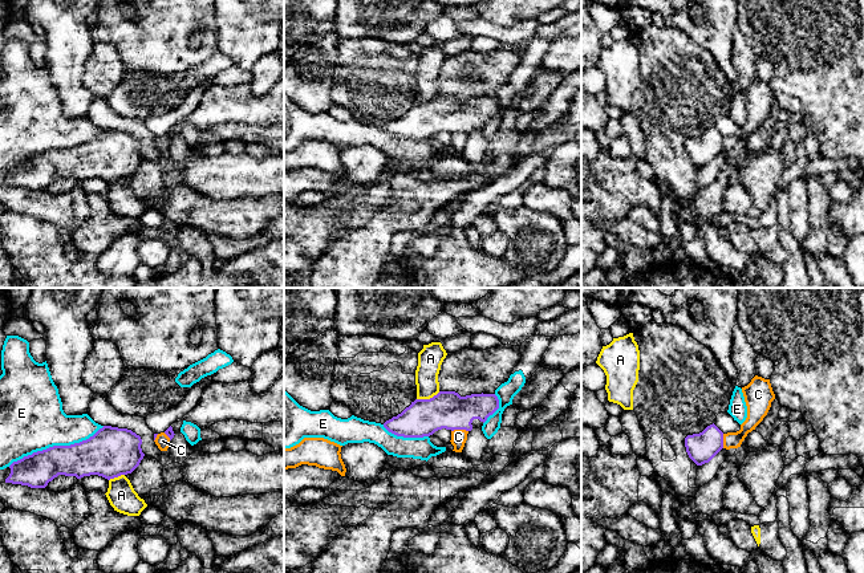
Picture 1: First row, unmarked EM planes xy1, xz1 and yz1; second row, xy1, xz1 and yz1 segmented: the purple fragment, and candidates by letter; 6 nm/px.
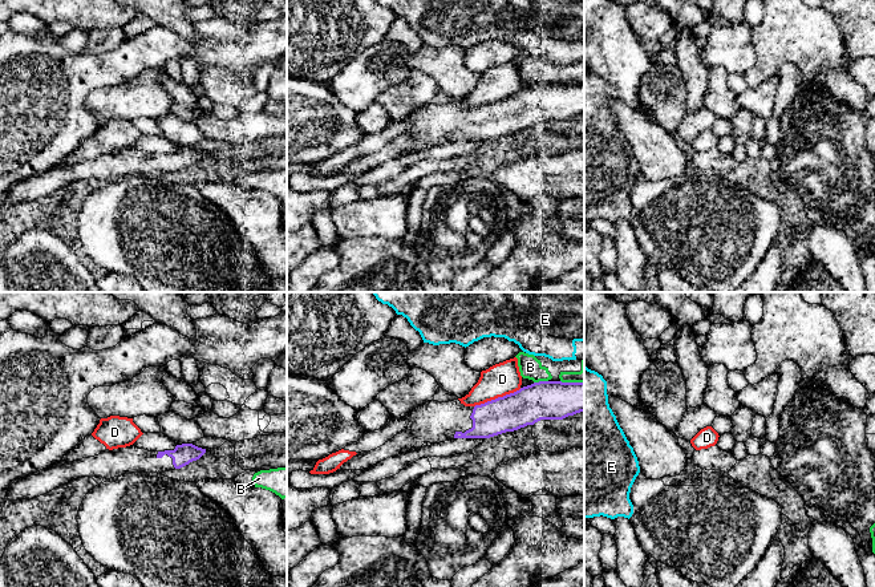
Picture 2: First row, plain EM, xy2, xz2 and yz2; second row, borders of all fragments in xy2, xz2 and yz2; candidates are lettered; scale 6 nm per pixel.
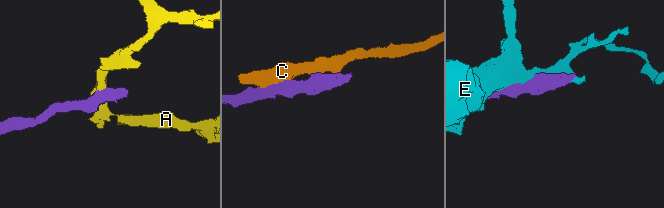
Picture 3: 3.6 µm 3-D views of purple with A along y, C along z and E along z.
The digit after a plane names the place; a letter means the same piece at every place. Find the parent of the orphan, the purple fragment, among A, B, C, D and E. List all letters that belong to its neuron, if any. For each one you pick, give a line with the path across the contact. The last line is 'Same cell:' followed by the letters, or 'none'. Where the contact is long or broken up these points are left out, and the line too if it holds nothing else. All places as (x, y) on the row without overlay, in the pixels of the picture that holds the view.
Same cell: none

